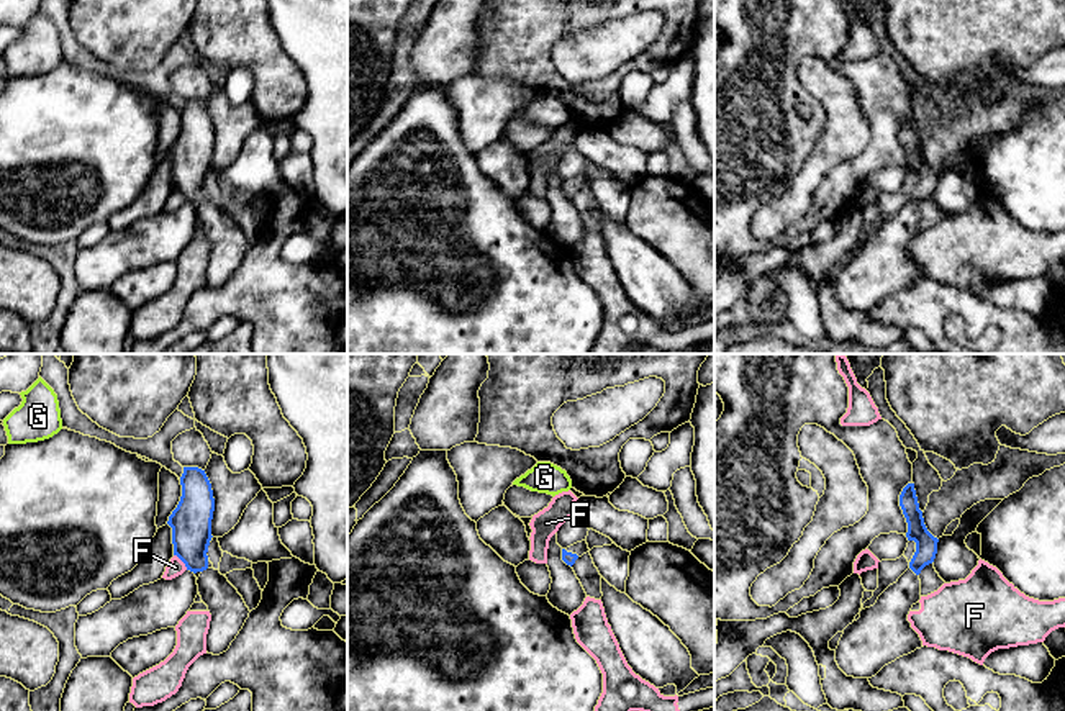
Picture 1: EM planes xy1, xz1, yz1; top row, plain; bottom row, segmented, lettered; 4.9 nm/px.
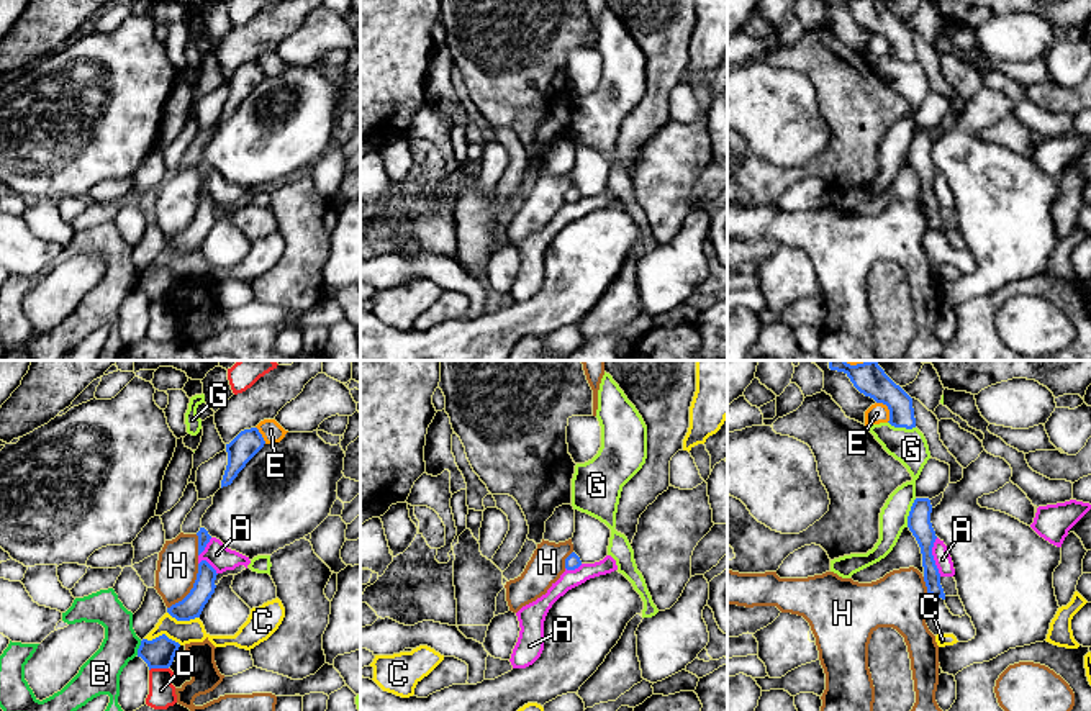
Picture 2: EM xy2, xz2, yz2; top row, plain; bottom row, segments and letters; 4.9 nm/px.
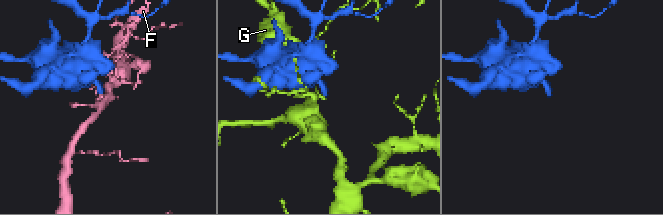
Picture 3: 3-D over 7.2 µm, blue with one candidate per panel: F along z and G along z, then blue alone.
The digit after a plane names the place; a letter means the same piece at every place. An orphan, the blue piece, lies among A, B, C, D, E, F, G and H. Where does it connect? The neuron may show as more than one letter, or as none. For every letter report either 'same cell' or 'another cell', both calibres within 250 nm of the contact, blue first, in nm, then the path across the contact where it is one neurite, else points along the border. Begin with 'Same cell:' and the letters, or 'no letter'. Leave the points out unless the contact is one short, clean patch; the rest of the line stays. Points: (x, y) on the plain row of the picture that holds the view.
Same cell: no letter
A: another cell | 110/80 nm | along yz2 (936, 171), (932, 192), (941, 208)
B: another cell | 150/190 nm | along xy2 (141, 274), (136, 287)
C: another cell | 150/110 nm
D: another cell | 150/130 nm
E: another cell | 150/100 nm
F: another cell | 200/90 nm | along xy1 (174, 187), (187, 202)
G: another cell | 110/140 nm
H: another cell | 110/200 nm | along xy2 (199, 197), (194, 220), (167, 241)

